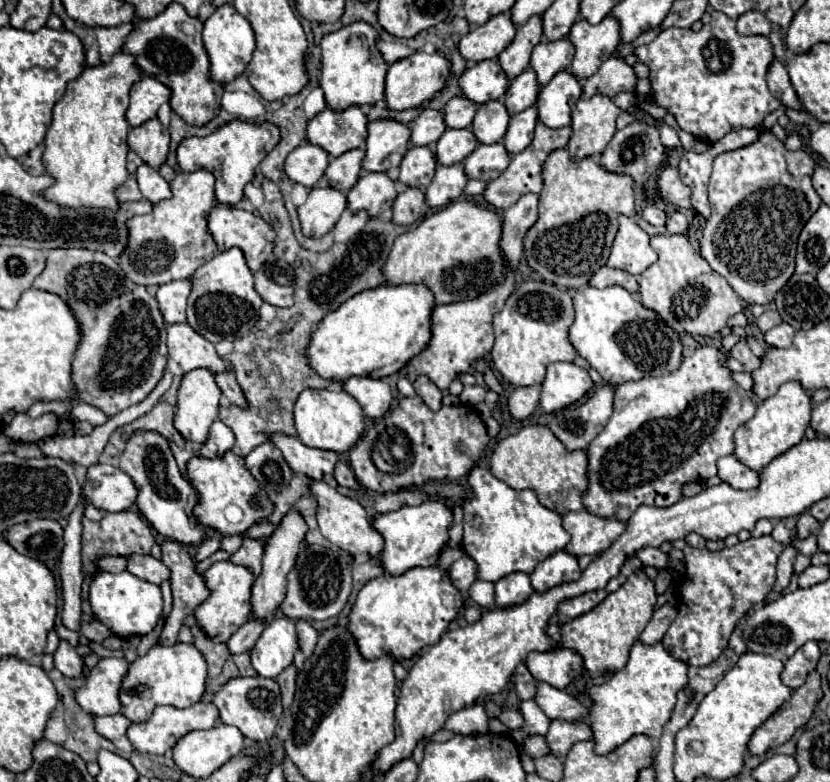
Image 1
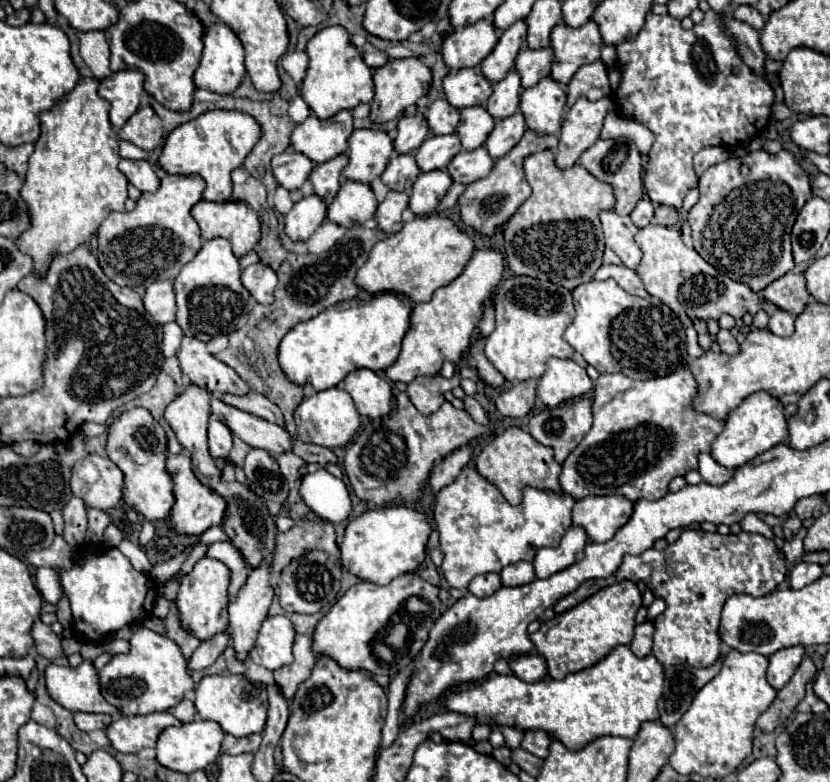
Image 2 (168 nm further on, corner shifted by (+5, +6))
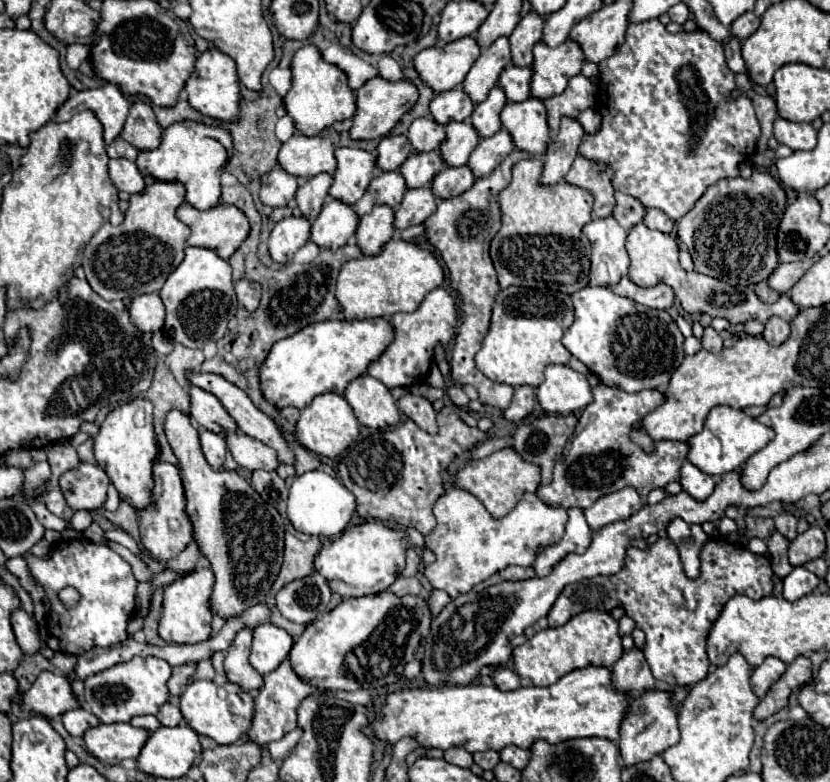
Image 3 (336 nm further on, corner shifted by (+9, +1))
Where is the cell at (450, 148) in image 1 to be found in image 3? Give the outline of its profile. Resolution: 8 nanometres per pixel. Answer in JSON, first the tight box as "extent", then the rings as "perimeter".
{"extent":[398,151,444,189],"perimeter":[[[430,151],[426,155],[412,153],[398,171],[400,175],[404,175],[408,189],[418,189],[418,187],[428,187],[430,179],[434,179],[434,175],[442,171],[442,165],[444,163],[438,151]]]}

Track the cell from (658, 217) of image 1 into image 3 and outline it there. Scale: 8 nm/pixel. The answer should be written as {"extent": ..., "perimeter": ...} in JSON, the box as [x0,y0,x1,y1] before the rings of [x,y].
{"extent":[612,191,646,231],"perimeter":[[[616,191],[614,197],[616,197],[616,205],[612,209],[612,217],[618,221],[620,227],[624,227],[628,231],[636,223],[642,221],[646,209],[644,209],[644,205],[638,199],[634,199],[632,195],[626,195],[622,191]]]}

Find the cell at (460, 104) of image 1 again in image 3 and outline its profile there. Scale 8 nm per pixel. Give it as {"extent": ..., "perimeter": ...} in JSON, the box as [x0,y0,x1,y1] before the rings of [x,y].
{"extent":[408,119,446,153],"perimeter":[[[416,119],[408,129],[408,141],[414,153],[428,153],[440,147],[442,139],[446,137],[444,127],[434,123],[434,119]]]}

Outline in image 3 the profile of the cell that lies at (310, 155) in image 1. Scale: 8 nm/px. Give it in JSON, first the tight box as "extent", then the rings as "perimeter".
{"extent":[260,167,298,209],"perimeter":[[[276,167],[262,179],[260,201],[262,201],[262,205],[272,207],[272,209],[284,207],[294,199],[296,189],[298,189],[298,179],[286,171],[282,171],[280,167]]]}

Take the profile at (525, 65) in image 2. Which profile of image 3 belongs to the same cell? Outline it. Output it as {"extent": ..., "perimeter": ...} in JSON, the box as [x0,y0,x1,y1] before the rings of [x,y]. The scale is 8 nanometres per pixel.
{"extent":[498,65,532,103],"perimeter":[[[510,65],[500,73],[498,85],[504,89],[508,101],[522,103],[530,97],[530,77],[532,77],[532,69]]]}

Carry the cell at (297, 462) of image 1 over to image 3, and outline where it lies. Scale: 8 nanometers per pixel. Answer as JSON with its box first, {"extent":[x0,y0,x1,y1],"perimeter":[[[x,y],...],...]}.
{"extent":[190,385,236,433],"perimeter":[[[190,385],[190,417],[212,433],[220,433],[222,429],[236,431],[236,423],[230,419],[222,403],[212,393],[196,385]]]}

